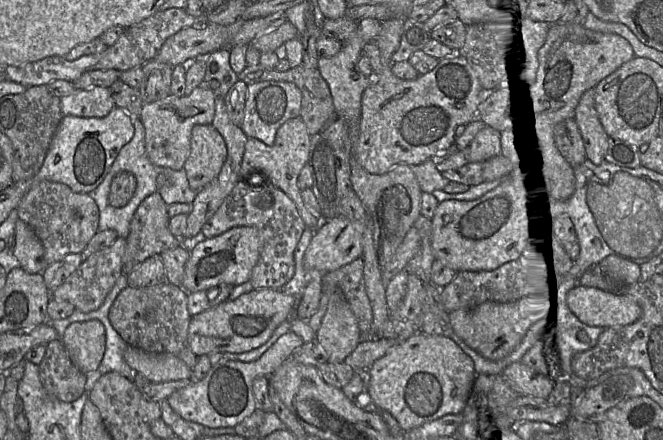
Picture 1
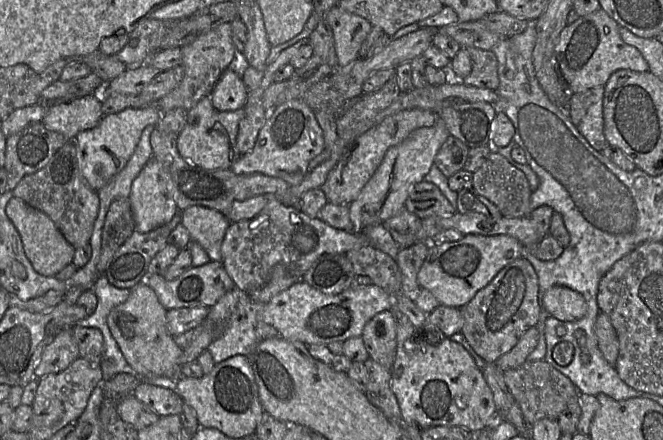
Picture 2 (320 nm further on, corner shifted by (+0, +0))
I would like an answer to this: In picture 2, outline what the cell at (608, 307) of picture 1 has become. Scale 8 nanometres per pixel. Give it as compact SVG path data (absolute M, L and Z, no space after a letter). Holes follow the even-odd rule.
M553 286L545 291L541 305L549 316L563 322L578 321L587 312L583 295L565 286Z

